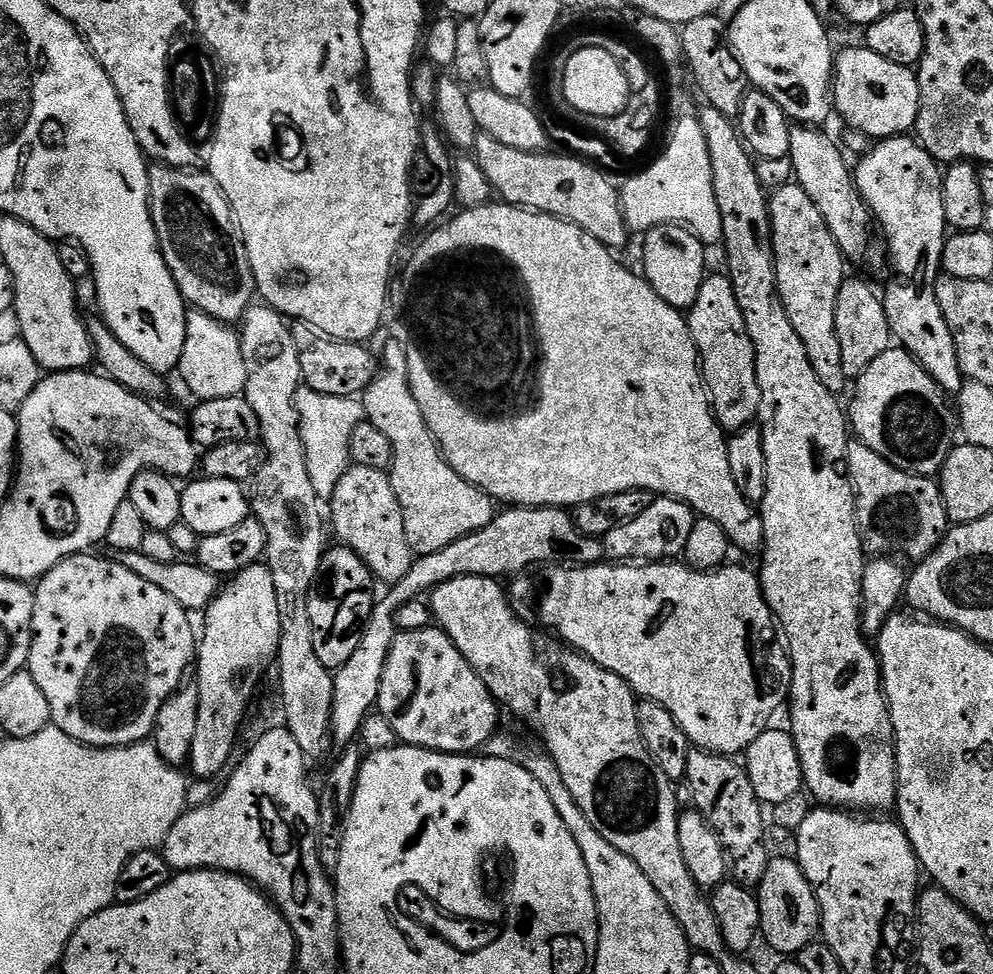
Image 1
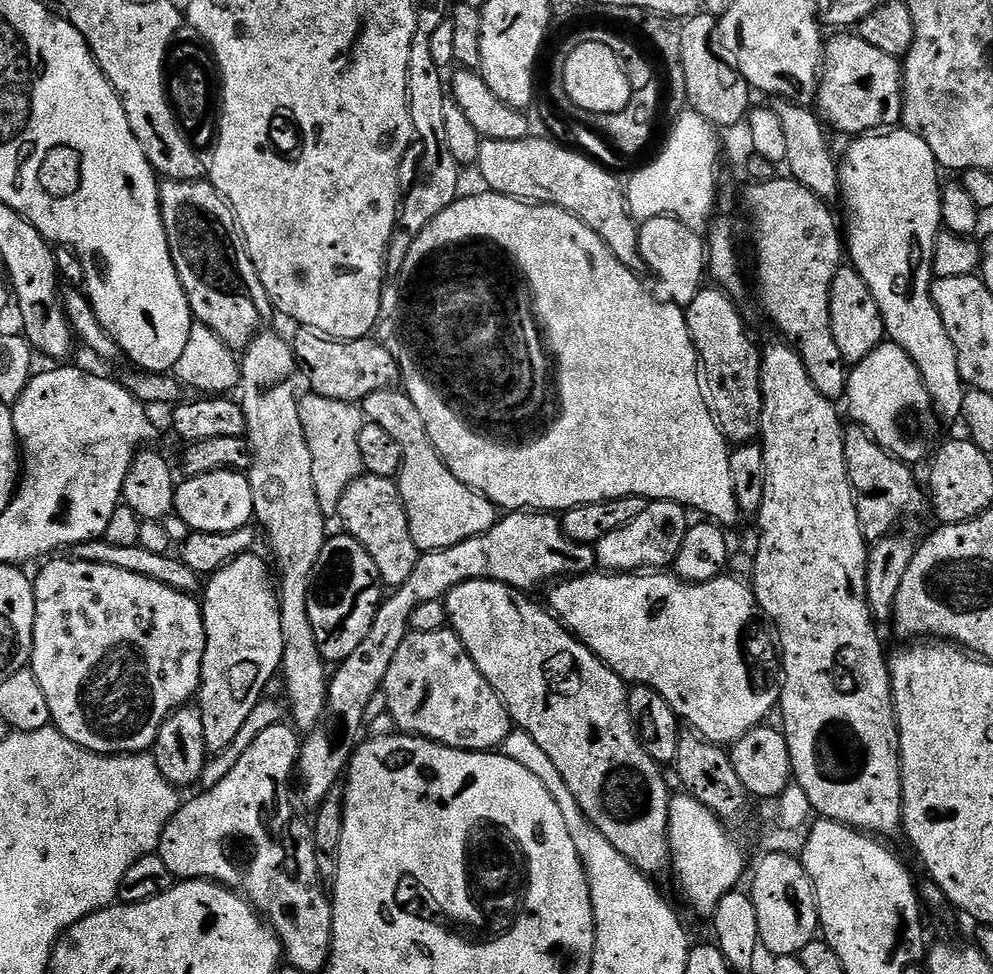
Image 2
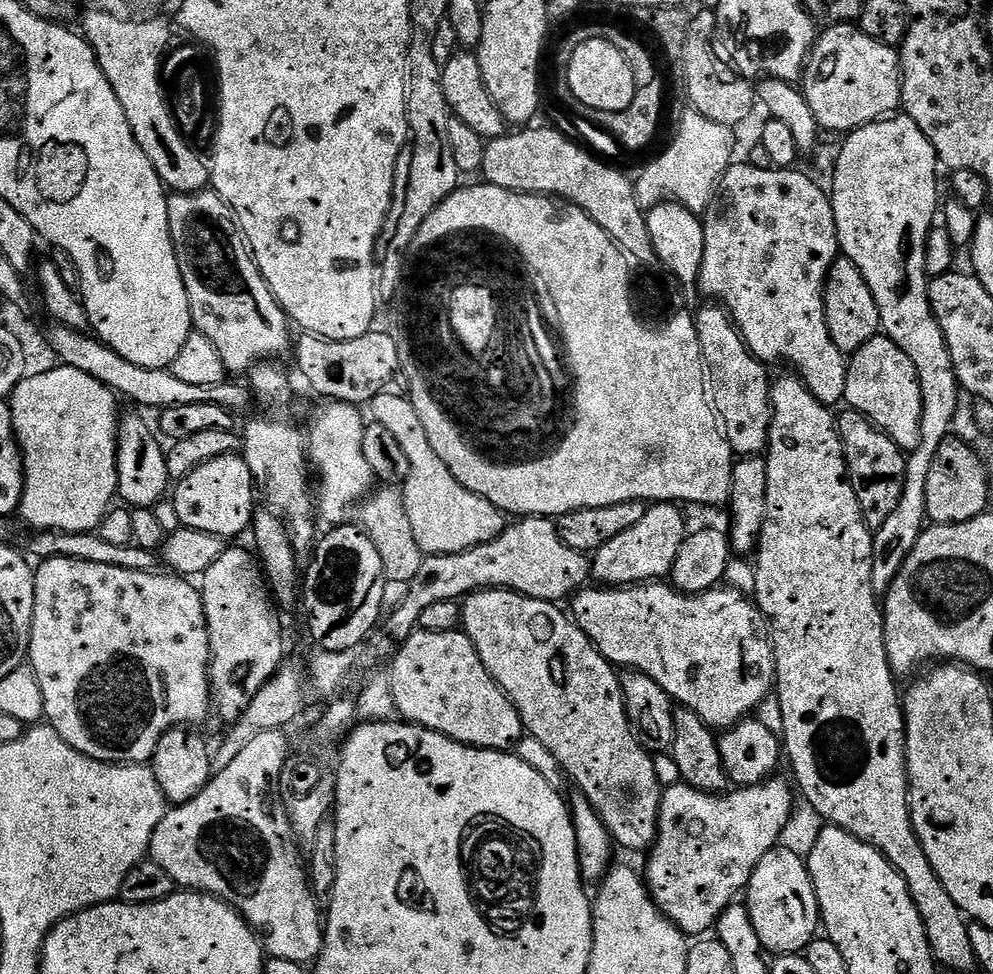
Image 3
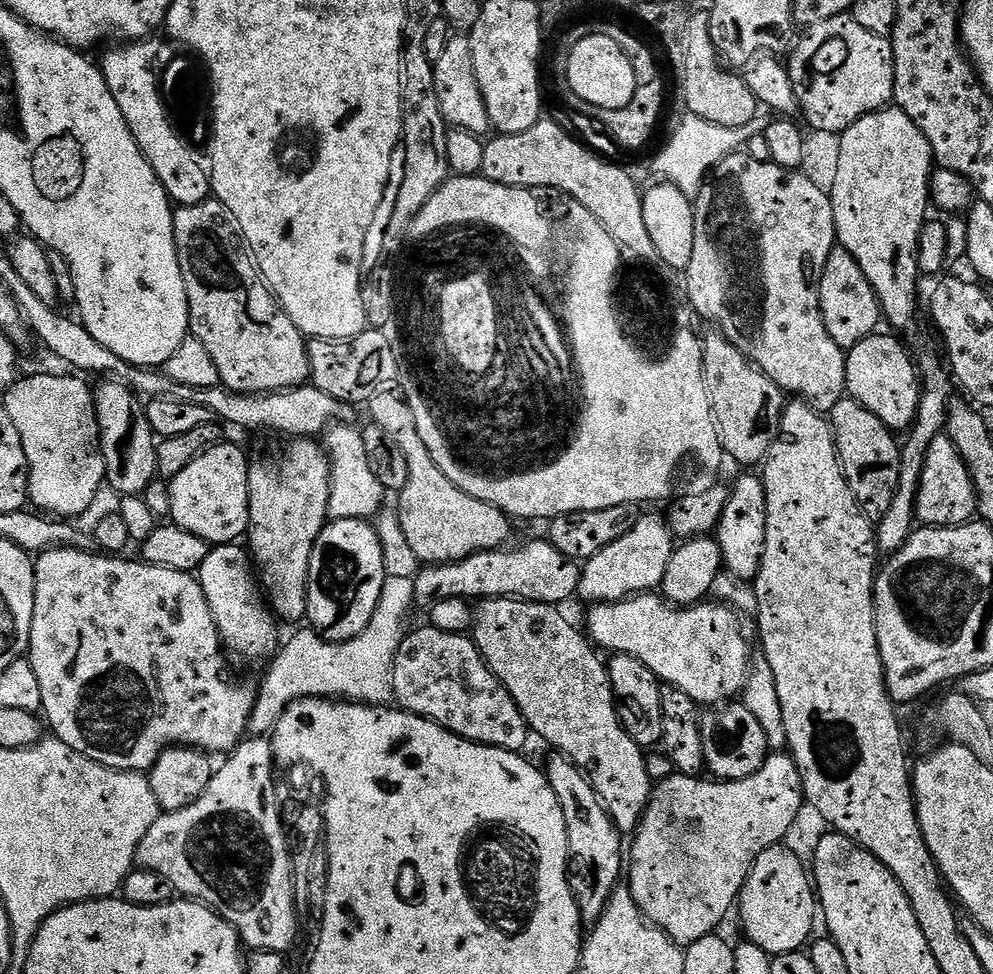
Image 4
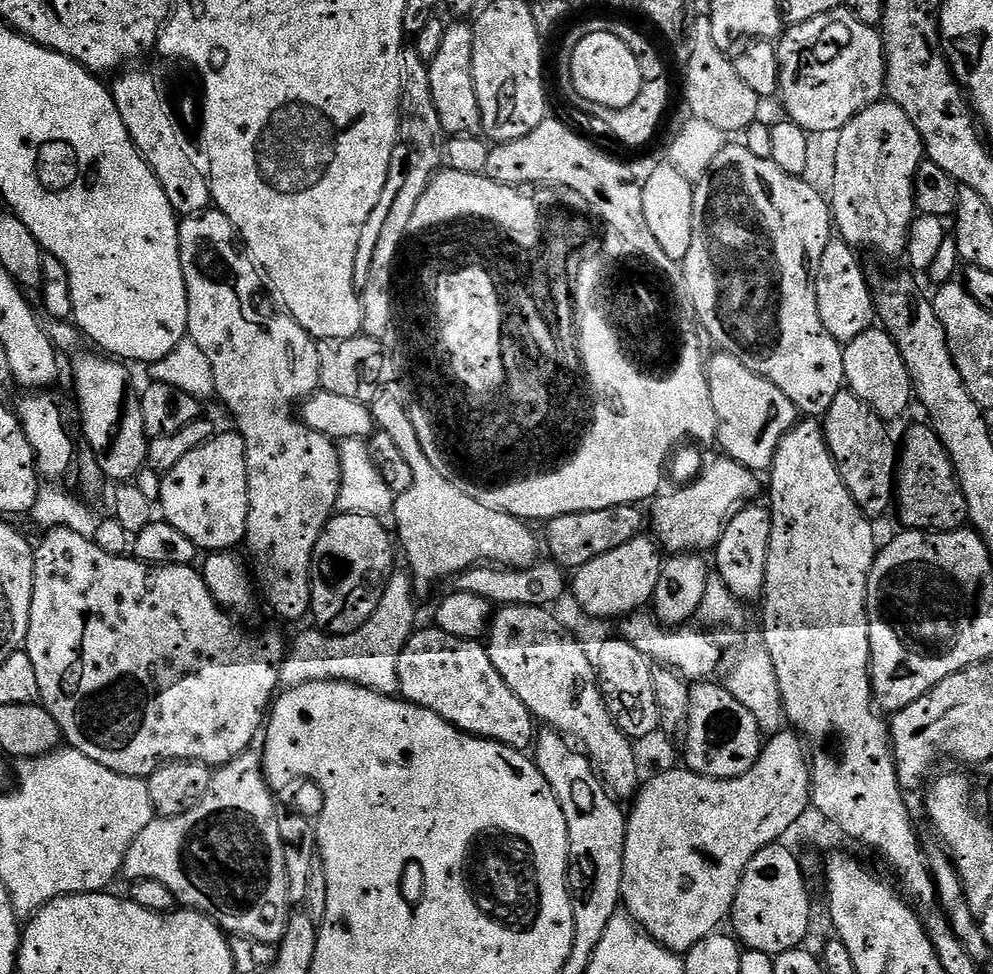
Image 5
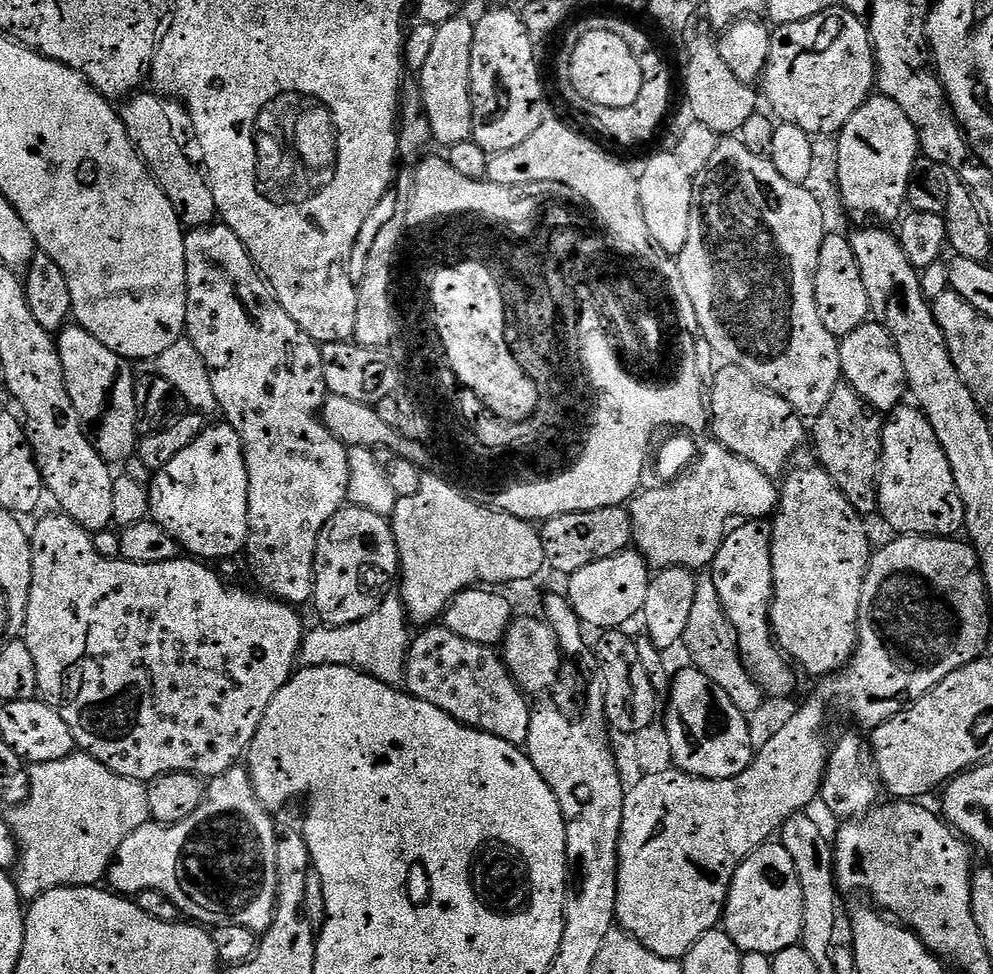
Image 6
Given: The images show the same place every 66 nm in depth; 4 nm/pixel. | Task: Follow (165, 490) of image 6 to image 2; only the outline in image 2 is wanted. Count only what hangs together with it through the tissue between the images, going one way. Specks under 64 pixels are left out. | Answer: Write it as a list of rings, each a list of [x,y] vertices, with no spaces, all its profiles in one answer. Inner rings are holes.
[[[223,468],[210,474],[181,479],[176,490],[174,512],[193,532],[233,532],[253,523],[254,494],[250,490],[250,482],[245,473]]]

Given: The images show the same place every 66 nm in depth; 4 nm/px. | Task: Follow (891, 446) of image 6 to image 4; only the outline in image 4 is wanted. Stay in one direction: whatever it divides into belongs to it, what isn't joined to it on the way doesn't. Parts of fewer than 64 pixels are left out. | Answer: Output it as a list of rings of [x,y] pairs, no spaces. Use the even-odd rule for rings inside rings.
[[[947,434],[936,436],[922,470],[916,499],[917,521],[929,528],[958,528],[976,515],[976,487],[972,484],[972,476],[962,454],[958,454],[958,446],[954,446]]]

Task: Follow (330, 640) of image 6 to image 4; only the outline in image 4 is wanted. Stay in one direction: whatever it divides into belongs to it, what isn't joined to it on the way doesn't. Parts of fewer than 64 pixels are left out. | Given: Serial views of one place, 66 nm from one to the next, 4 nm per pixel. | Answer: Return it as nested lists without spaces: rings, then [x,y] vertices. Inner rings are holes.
[[[385,575],[384,585],[382,586],[382,598],[378,598],[378,606],[374,610],[374,618],[370,618],[370,626],[366,626],[366,630],[362,630],[362,634],[358,634],[358,638],[350,638],[346,642],[330,642],[324,640],[320,635],[311,630],[305,630],[305,632],[296,632],[277,649],[277,652],[273,655],[271,662],[269,663],[269,670],[262,682],[261,688],[257,689],[257,695],[255,705],[252,707],[250,722],[248,723],[248,729],[251,735],[256,738],[267,737],[273,729],[276,728],[278,718],[286,711],[286,709],[294,703],[296,700],[305,700],[311,696],[318,696],[321,698],[339,698],[345,702],[355,702],[357,704],[375,704],[377,706],[388,706],[395,701],[396,695],[394,694],[394,658],[398,654],[398,650],[402,646],[405,636],[410,631],[410,625],[408,625],[408,619],[411,618],[412,612],[416,608],[416,599],[414,598],[414,586],[416,585],[415,579],[412,578],[394,578]]]

